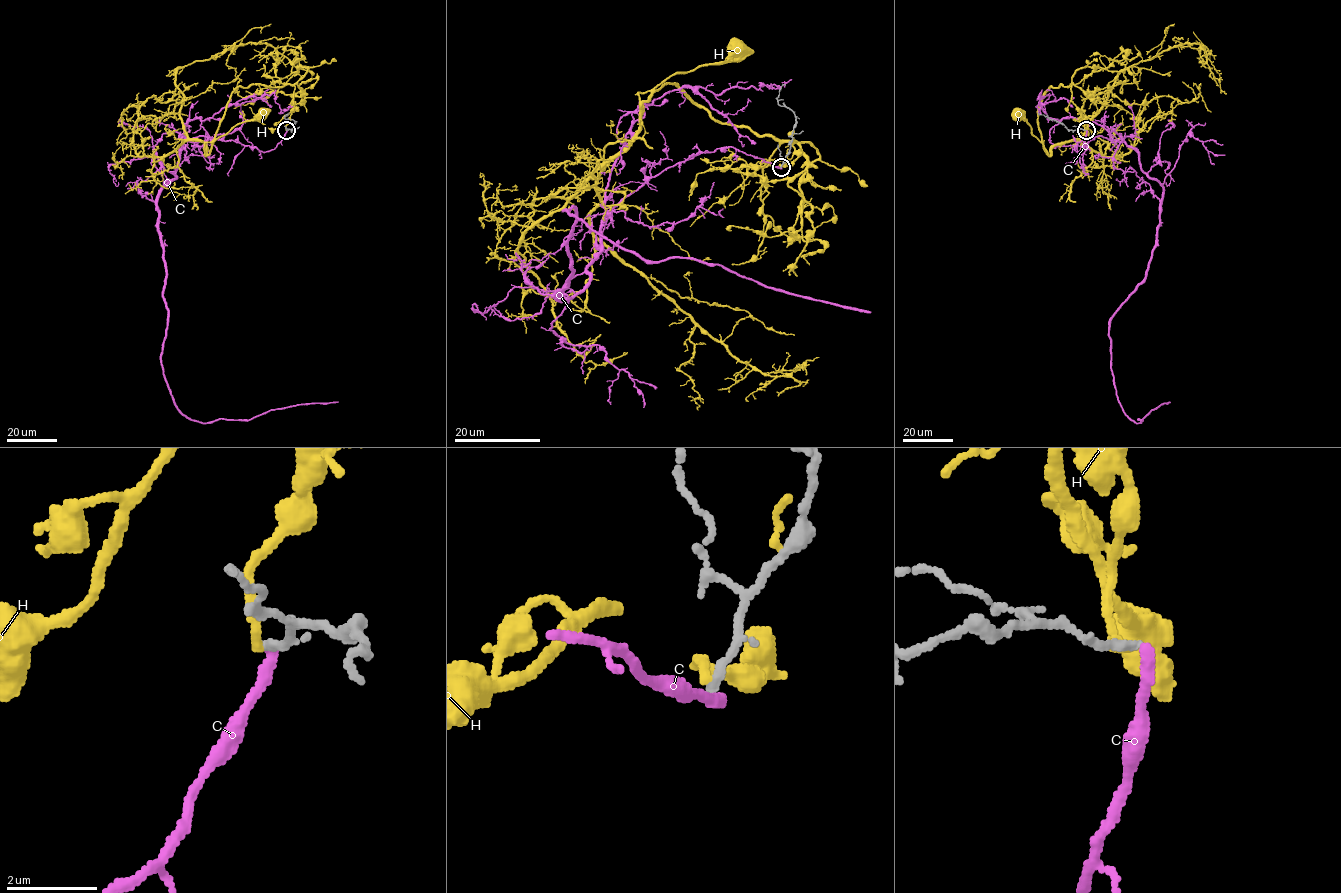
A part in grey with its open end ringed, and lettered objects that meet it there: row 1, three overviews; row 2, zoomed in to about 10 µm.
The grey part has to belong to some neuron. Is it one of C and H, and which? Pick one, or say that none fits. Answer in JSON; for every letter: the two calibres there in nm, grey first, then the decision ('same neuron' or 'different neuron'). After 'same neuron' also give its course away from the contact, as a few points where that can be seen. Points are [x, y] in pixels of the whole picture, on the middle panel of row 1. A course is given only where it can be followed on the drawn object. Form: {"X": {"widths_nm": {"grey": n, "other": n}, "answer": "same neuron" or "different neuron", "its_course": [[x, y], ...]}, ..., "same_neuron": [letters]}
{"C": {"widths_nm": {"grey": 190, "other": 280}, "answer": "different neuron"}, "H": {"widths_nm": {"grey": 200, "other": 190}, "answer": "different neuron"}, "same_neuron": []}

